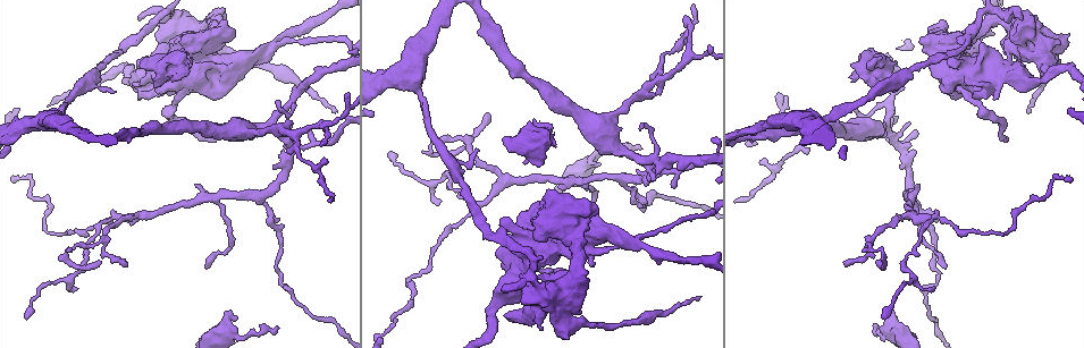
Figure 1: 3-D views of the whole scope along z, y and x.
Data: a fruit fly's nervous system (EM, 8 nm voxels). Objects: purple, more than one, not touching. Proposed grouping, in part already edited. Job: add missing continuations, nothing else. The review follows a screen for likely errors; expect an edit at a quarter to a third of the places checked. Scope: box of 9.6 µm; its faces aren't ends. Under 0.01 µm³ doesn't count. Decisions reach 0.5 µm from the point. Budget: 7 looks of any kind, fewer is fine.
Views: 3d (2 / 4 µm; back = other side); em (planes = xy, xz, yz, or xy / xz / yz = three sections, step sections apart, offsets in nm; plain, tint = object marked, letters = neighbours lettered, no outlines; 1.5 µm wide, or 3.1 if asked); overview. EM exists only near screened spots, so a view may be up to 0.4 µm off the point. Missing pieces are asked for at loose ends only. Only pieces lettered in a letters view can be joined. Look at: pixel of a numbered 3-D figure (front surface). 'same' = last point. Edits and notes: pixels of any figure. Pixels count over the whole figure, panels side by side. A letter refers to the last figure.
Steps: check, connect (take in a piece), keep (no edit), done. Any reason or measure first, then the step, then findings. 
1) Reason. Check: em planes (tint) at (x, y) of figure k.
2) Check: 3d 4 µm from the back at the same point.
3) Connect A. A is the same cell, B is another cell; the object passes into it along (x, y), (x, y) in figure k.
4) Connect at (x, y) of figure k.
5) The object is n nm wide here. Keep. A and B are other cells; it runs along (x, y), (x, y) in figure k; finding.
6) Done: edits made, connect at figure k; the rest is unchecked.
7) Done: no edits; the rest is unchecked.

Tapers out. Check: em planes (letters) at (126, 261) of figure 1.

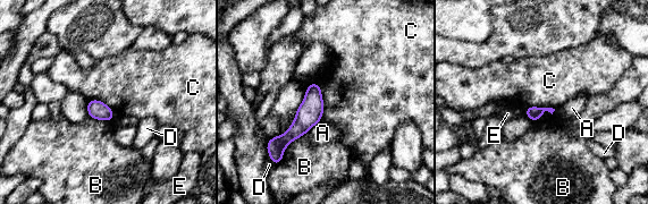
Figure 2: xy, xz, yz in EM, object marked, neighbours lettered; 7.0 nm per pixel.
The object is 100 nm wide here. Keep. A, B, C, D and E are other cells; a border runs along (312, 82), (320, 87), (321, 120) in figure 2; no lettered piece goes on from it.

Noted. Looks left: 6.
Thick end. Check: em planes (letters) at (155, 85) of figure 1.

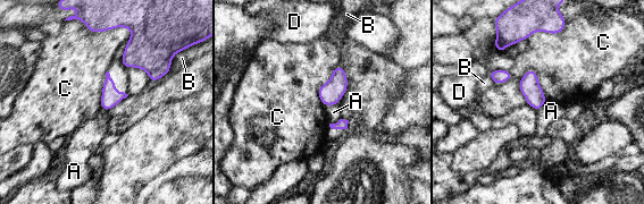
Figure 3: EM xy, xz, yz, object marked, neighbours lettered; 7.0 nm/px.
Keep. A, B, C and D are other cells; a border runs along (527, 69), (536, 73), (546, 100) in figure 3; none of them fits.

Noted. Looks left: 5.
Stops while still wide. Check: em xz step 8 (letters) at (593, 266) of figure 1.

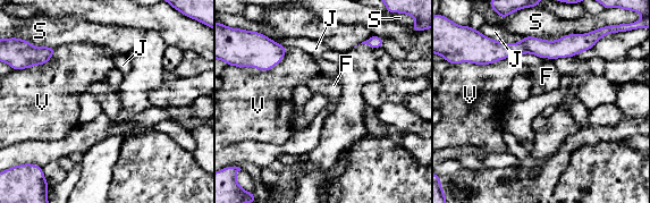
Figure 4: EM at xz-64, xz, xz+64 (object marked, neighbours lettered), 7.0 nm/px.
Keep. F, J, S and V are other cells; none of them fits.

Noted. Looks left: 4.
Done: no edits; the rest is unchecked.

